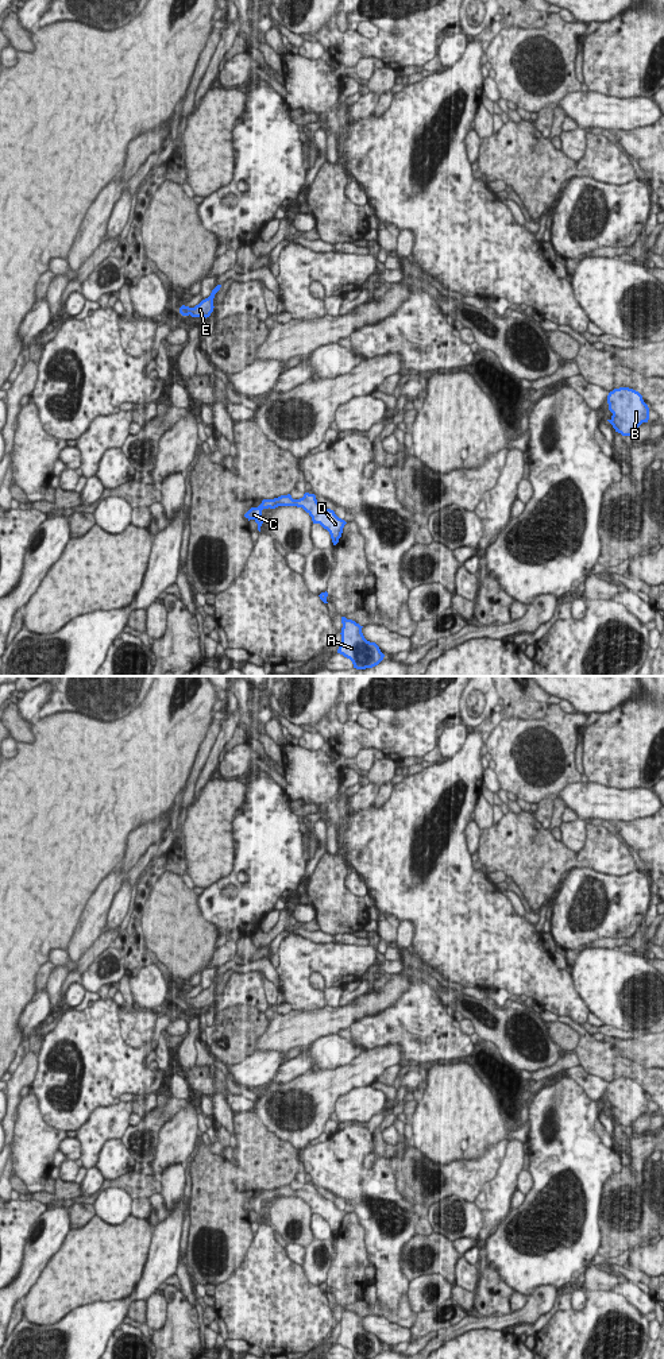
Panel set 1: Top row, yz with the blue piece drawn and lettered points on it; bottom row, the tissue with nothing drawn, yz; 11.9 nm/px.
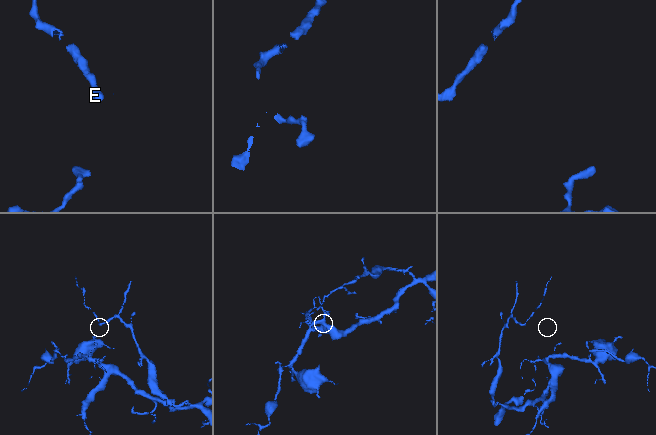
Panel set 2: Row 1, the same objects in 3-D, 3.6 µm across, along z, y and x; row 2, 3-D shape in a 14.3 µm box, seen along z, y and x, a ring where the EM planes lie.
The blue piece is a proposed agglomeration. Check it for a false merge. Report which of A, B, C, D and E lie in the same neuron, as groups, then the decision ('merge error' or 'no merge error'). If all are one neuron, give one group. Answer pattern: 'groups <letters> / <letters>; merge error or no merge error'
groups A B C D E; no merge error

